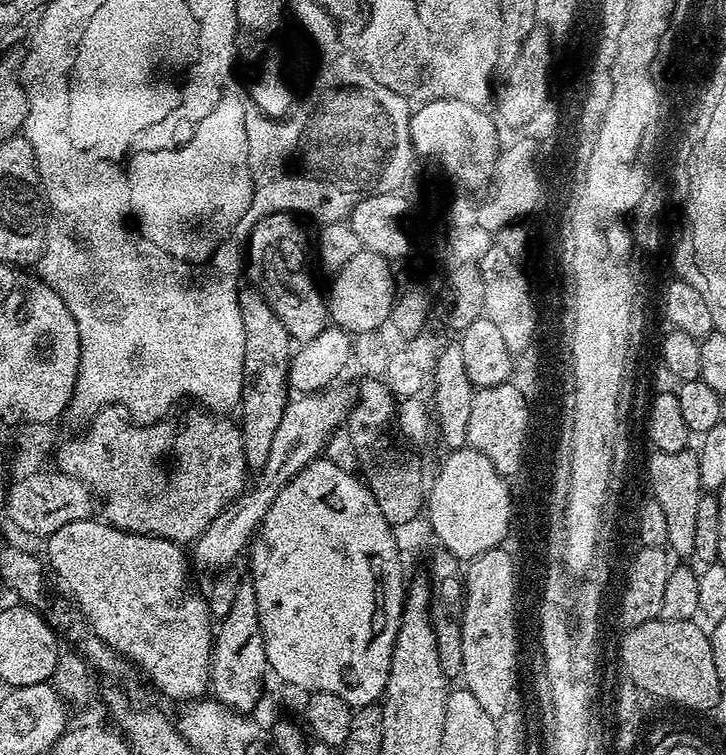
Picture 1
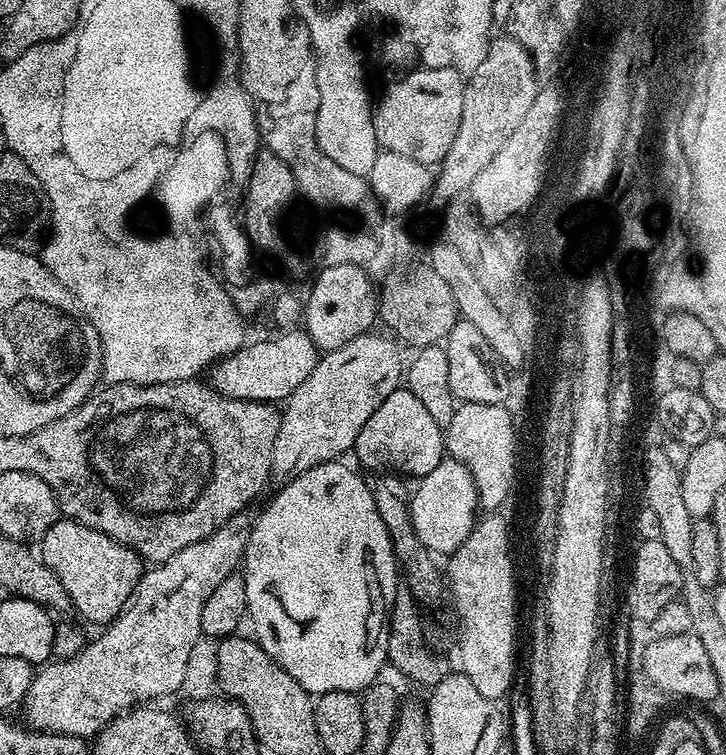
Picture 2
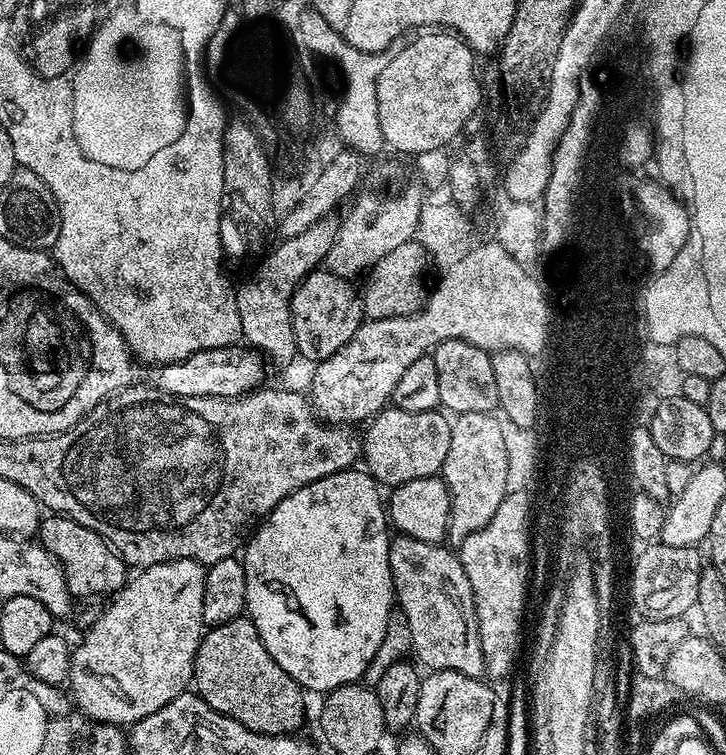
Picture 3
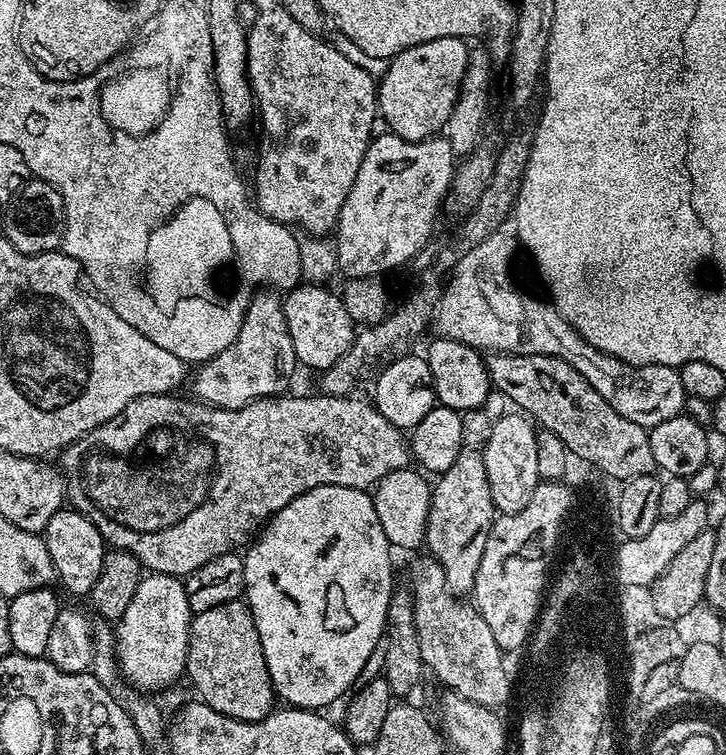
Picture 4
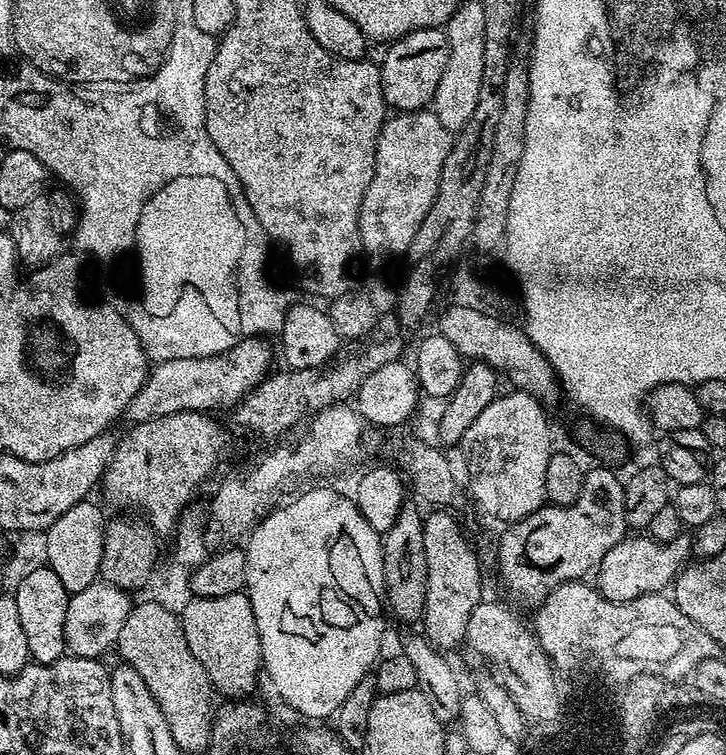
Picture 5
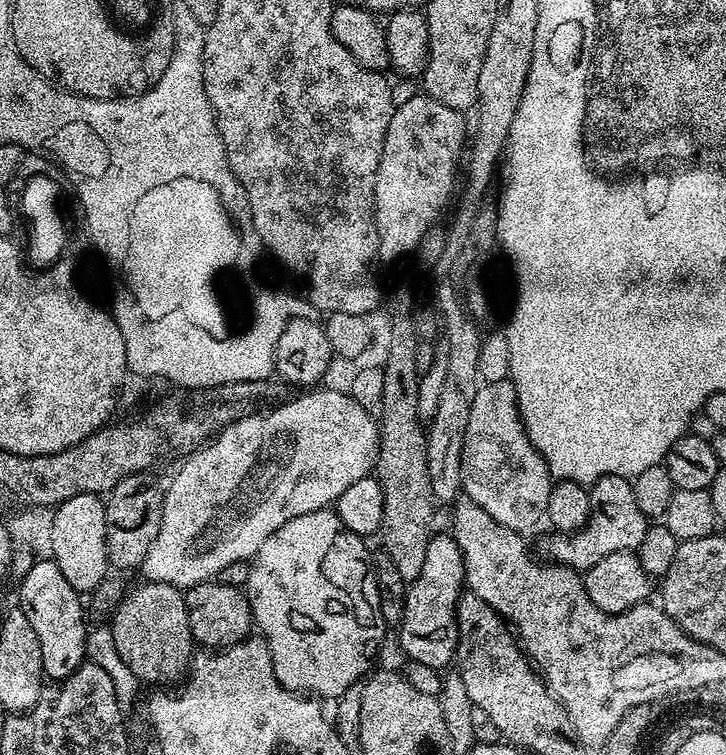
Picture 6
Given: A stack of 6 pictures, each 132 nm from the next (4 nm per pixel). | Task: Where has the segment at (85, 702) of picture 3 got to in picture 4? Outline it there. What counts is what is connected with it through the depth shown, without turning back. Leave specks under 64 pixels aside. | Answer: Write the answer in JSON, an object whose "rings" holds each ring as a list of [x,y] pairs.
{"rings":[[[161,572],[143,577],[134,591],[134,598],[114,628],[114,643],[119,663],[127,679],[141,693],[156,694],[152,692],[160,692],[163,688],[170,687],[179,676],[185,675],[193,615],[181,577],[167,576]]]}

